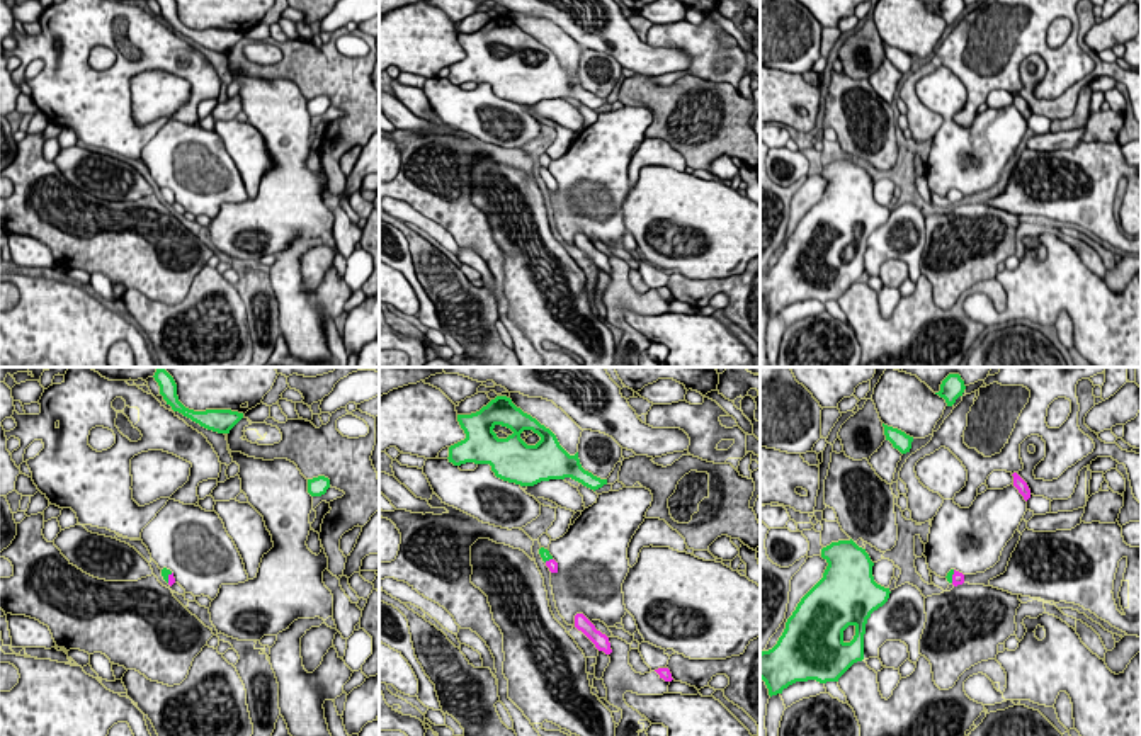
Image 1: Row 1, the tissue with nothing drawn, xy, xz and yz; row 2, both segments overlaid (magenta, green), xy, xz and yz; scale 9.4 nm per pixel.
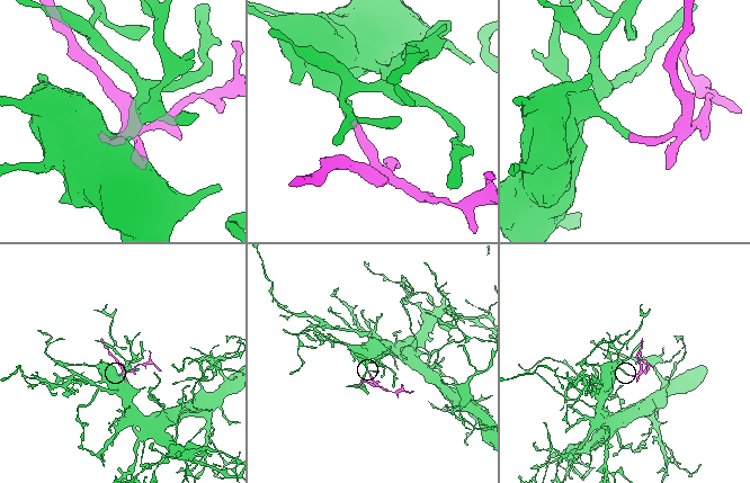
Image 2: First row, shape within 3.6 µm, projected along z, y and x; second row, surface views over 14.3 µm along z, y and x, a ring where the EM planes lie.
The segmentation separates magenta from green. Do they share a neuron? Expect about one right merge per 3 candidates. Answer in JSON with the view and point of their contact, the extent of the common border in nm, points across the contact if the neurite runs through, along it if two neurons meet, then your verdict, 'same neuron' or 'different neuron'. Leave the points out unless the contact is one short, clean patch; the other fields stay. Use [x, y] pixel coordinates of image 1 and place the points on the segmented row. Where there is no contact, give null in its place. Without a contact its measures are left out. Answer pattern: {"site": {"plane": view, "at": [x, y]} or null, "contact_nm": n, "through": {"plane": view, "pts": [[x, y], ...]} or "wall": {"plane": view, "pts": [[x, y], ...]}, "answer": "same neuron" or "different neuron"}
{"site": {"plane": "yz", "at": [953, 577]}, "contact_nm": 130, "through": {"plane": "yz", "pts": [[958, 578], [953, 577], [949, 575]]}, "answer": "same neuron"}

